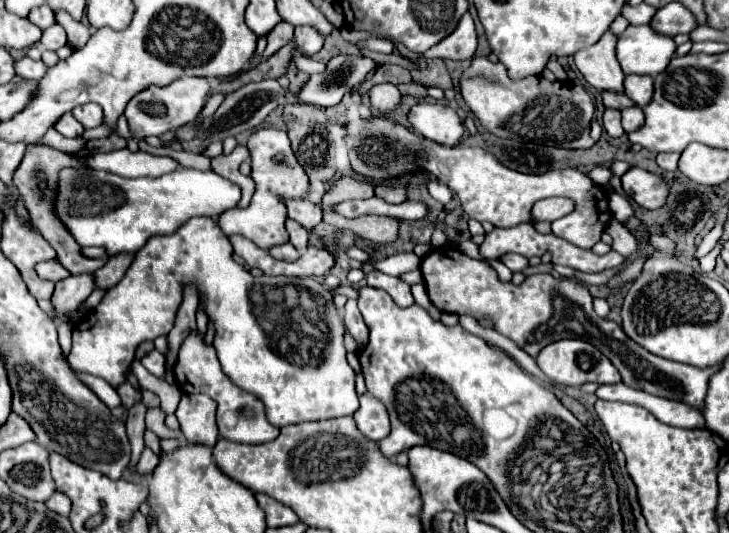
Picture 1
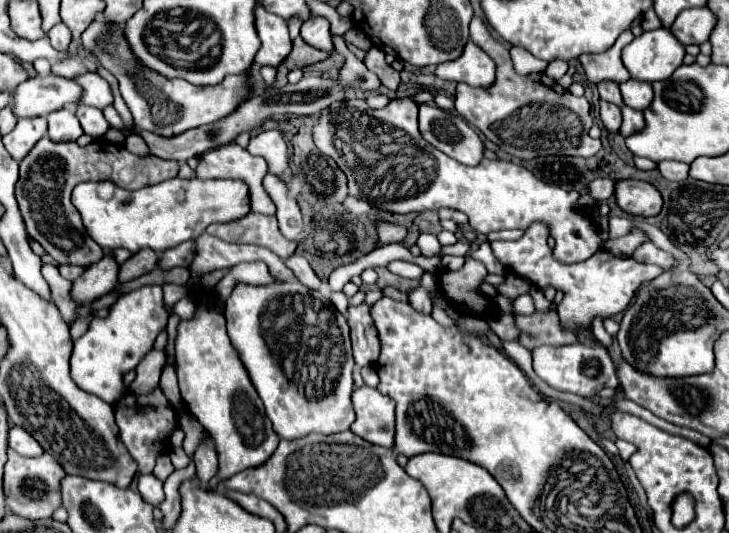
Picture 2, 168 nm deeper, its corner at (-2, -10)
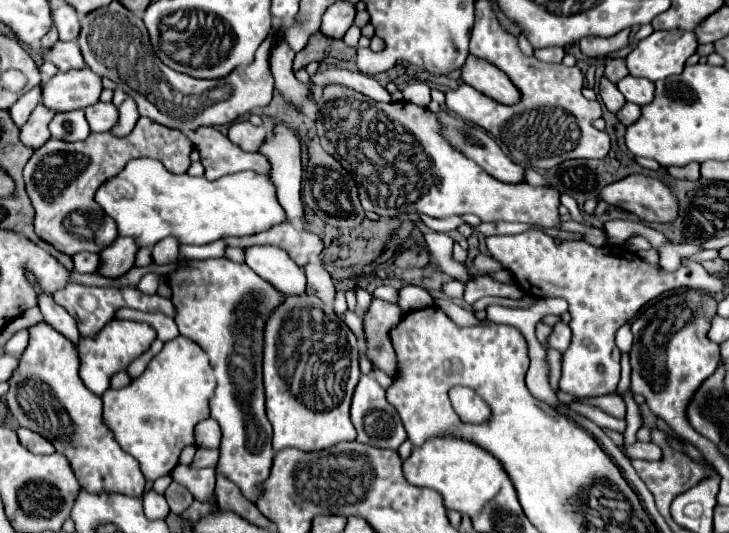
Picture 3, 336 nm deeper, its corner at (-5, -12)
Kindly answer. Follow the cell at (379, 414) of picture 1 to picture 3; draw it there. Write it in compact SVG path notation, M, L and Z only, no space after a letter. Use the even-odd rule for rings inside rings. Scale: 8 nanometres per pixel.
M362 376L360 378L360 382L354 390L350 414L352 414L352 422L356 426L356 432L358 432L358 438L356 438L358 442L398 450L400 444L406 440L406 432L404 432L404 426L402 426L402 420L400 420L398 412L386 402L384 388L372 376Z

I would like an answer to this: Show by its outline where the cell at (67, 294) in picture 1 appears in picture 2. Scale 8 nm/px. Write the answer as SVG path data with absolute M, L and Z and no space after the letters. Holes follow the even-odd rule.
M105 254L101 262L89 266L75 282L73 282L73 298L79 302L93 302L95 298L107 294L117 286L119 264L111 254Z

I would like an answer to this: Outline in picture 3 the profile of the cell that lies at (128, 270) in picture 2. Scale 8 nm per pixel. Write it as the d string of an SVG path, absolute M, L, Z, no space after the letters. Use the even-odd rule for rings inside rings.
M164 238L152 248L152 262L154 264L170 264L170 262L176 262L178 258L180 258L178 244L172 238Z

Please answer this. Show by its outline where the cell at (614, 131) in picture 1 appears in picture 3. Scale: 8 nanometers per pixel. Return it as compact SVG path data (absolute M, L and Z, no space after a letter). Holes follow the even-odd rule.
M602 78L602 82L600 82L600 98L602 98L604 106L606 106L612 114L616 114L616 112L626 104L626 100L624 100L624 96L618 92L618 88L616 88L614 84L610 84L606 78Z

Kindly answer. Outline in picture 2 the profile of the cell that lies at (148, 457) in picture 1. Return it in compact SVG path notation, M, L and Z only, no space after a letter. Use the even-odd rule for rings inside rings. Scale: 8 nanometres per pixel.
M153 474L139 476L139 492L145 498L145 502L149 502L155 508L165 500L165 496L163 496L163 482L157 480Z

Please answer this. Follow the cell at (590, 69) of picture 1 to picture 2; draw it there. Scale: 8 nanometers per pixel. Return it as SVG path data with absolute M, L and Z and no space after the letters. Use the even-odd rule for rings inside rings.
M625 30L617 42L611 46L611 50L605 50L601 54L583 54L581 64L585 68L585 74L591 82L599 84L603 80L615 80L615 82L625 82L629 80L629 72L621 62L621 50L633 40L633 32Z

